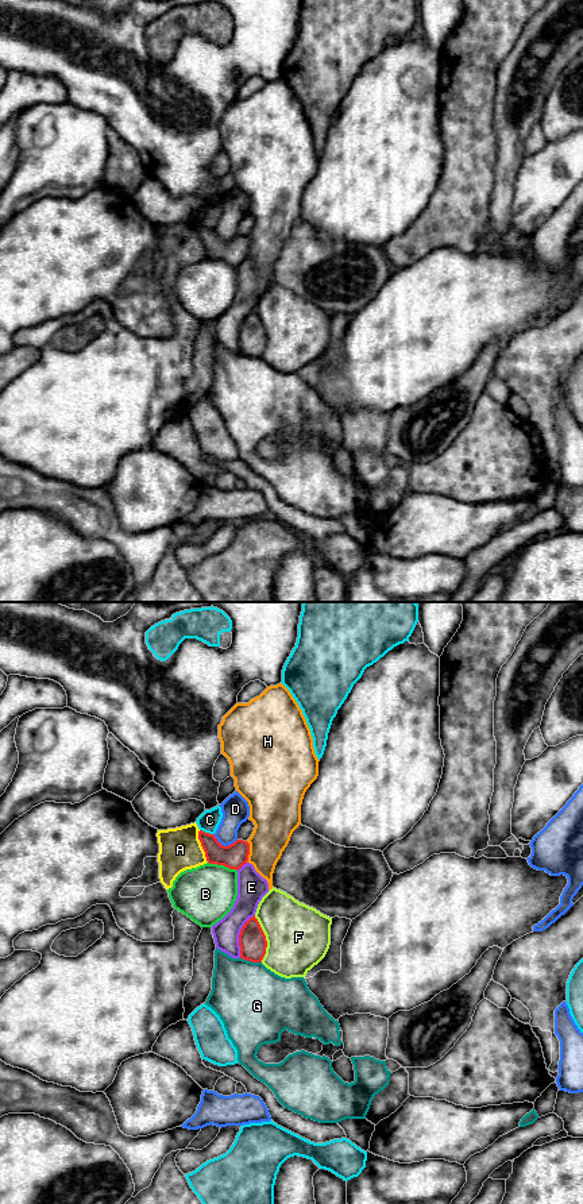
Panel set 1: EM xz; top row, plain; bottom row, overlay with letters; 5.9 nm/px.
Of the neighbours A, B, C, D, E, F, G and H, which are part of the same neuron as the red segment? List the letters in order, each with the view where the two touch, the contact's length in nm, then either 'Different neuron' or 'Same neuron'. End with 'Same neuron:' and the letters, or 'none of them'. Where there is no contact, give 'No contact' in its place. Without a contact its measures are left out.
A: Touches red in xz. Shared border 200 nm. Different neuron
B: Touches red in xz. Shared border 190 nm. Different neuron
C: Touches red in xz. Shared border 90 nm. Different neuron
D: Touches red in xz. Shared border 150 nm. Different neuron
E: Touches red in xz. Shared border 280 nm. Different neuron
F: Touches red in xz. Shared border 280 nm. Different neuron
G: Touches red in xz. Shared border 130 nm. Different neuron
H: Touches red in xz. Shared border 130 nm. Different neuron
Same neuron: none of them

